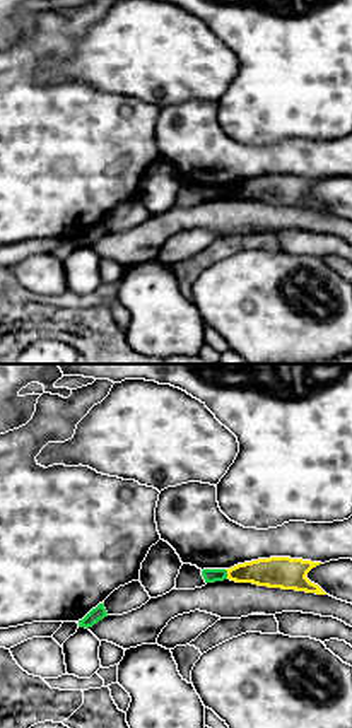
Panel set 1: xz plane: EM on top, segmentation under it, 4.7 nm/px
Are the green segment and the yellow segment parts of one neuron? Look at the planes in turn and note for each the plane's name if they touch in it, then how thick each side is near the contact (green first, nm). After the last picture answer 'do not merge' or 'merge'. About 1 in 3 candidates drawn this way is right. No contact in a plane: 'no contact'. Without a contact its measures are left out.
contact in xz; calibres 60 and 140 nm

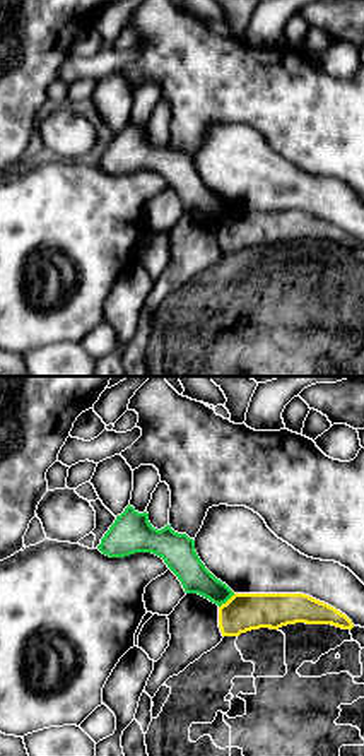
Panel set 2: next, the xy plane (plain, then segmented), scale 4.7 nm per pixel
contact in xy; calibres 140 and 180 nm

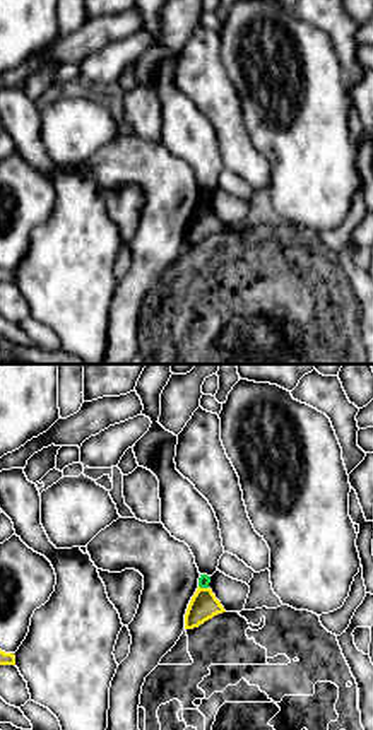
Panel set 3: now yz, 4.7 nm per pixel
contact in yz; calibres 60 and 140 nm

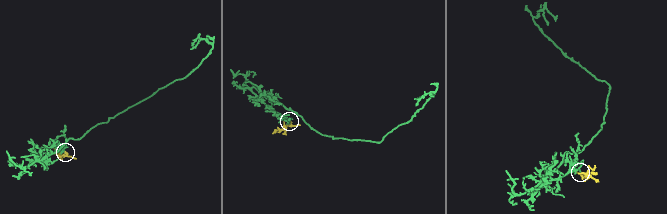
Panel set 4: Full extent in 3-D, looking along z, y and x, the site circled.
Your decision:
do not merge

